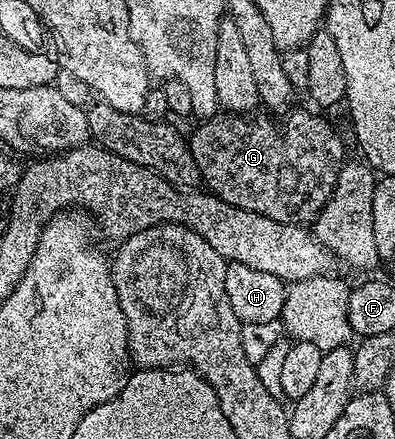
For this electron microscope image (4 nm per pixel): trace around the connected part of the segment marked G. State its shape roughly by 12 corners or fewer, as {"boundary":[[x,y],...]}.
{"boundary":[[217,114],[187,137],[203,187],[274,222],[311,225],[346,162],[314,121],[308,180],[279,126]]}

